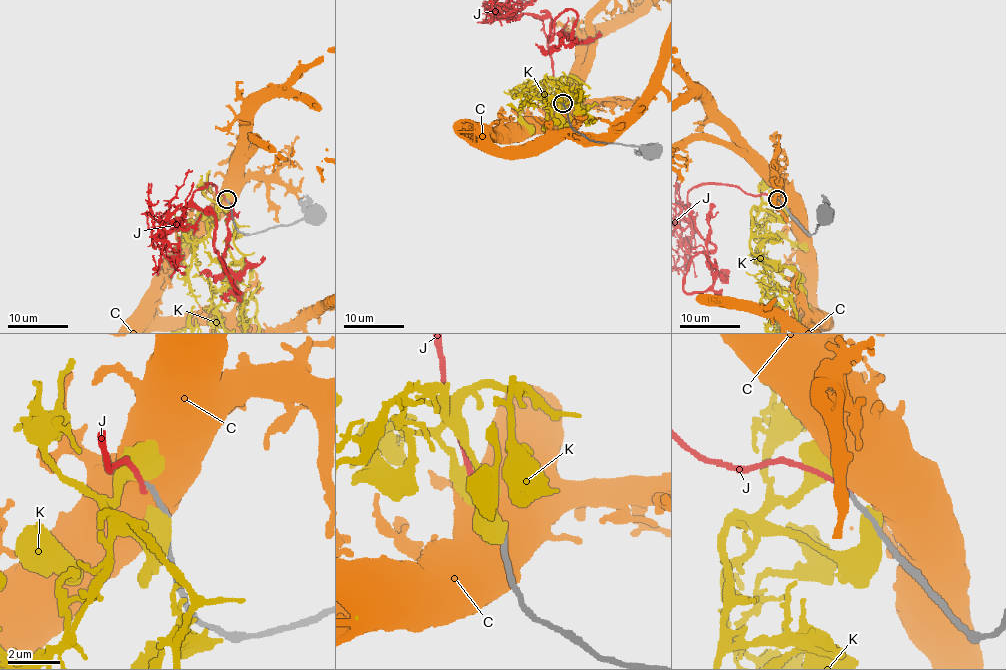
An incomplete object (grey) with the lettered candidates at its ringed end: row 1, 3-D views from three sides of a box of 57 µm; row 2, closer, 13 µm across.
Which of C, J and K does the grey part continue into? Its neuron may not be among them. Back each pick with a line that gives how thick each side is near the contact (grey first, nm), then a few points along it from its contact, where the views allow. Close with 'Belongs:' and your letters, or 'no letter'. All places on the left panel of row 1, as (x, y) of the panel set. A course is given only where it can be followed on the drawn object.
Belongs: no letter

